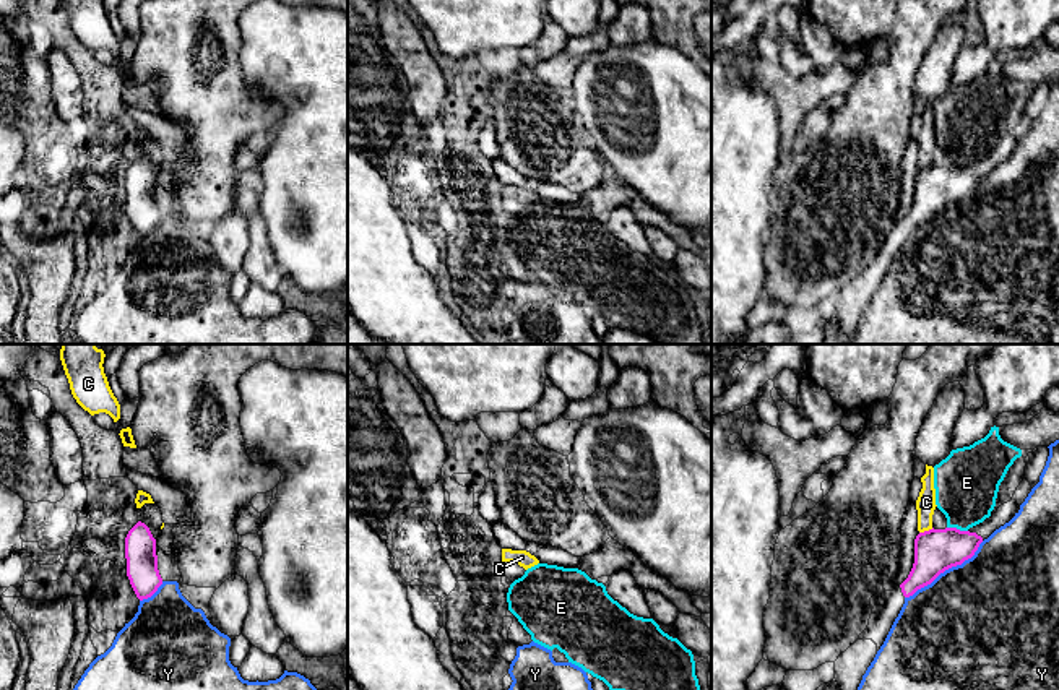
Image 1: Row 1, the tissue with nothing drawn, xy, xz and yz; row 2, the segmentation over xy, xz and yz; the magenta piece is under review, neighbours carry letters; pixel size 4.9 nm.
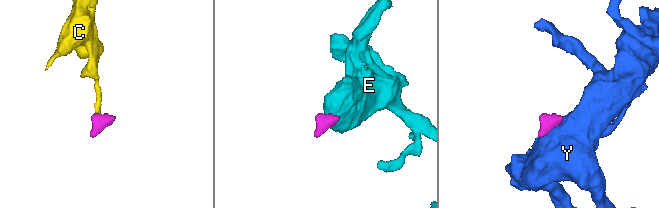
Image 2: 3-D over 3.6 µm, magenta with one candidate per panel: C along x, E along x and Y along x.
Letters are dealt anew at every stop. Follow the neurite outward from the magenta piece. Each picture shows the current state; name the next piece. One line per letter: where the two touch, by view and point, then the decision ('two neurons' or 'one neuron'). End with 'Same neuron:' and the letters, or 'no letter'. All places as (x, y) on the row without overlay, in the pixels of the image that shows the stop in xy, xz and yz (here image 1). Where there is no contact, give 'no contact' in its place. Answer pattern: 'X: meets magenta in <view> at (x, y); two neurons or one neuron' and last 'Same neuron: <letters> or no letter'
C: meets magenta in yz at (926, 168); two neurons
E: meets magenta in yz at (955, 164); two neurons
Y: meets magenta in yz at (946, 205); two neurons
Same neuron: no letter

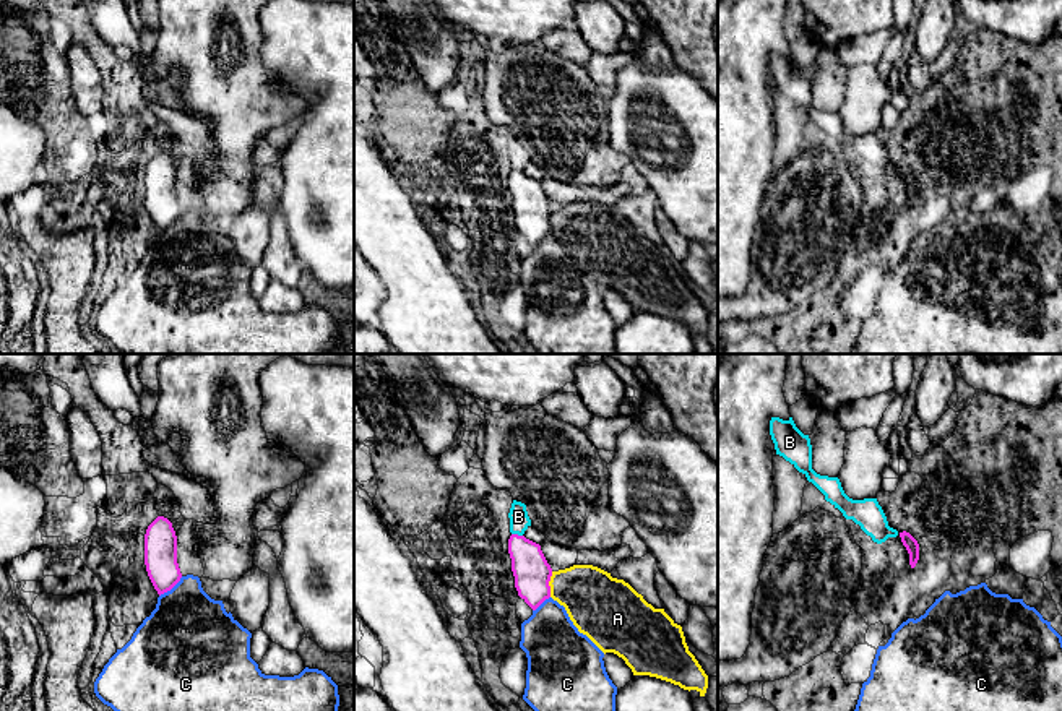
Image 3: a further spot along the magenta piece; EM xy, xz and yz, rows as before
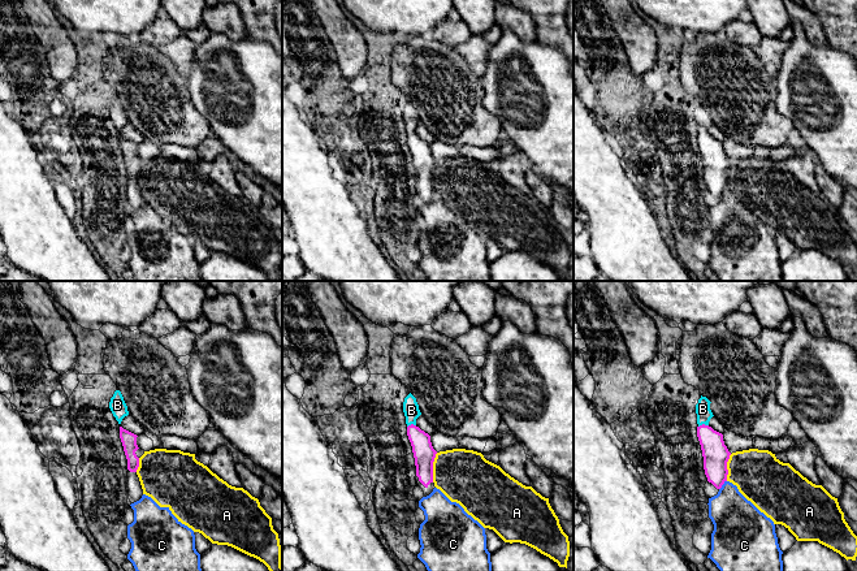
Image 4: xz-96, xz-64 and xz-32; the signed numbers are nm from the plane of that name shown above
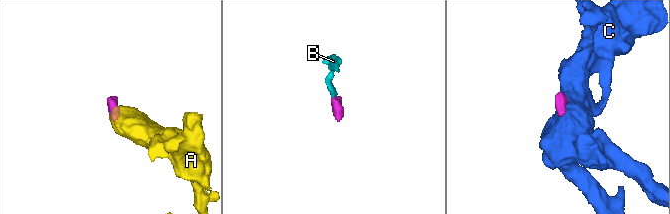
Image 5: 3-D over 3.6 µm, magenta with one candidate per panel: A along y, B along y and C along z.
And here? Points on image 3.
A: meets magenta in xz at (548, 221); two neurons
B: meets magenta in xz at (517, 171); one neuron
C: meets magenta in xy at (171, 224); two neurons
Same neuron: B

